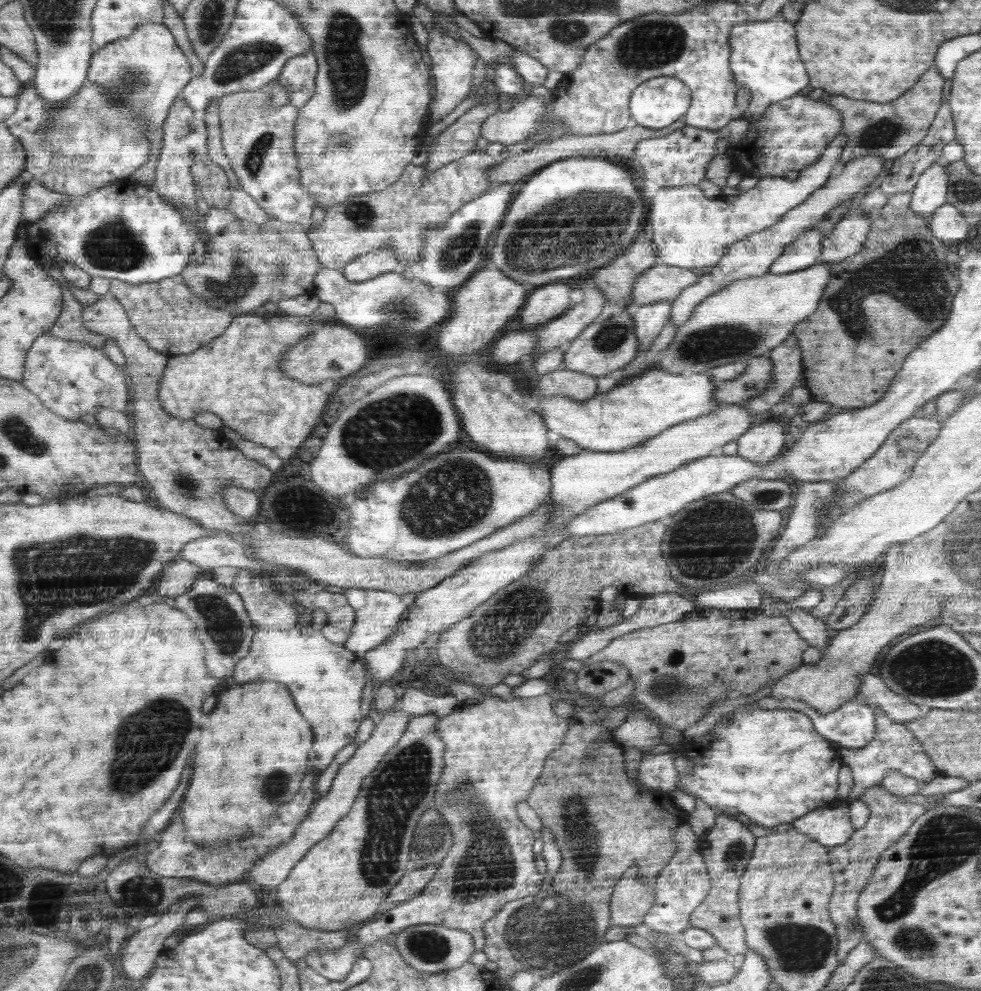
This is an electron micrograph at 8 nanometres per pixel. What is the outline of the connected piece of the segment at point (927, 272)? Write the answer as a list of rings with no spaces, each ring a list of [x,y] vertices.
[[[902,192],[890,196],[887,204],[880,208],[871,219],[871,228],[861,250],[852,256],[848,256],[845,260],[829,266],[831,274],[829,276],[829,286],[826,287],[825,294],[822,295],[822,300],[818,303],[817,310],[809,318],[798,323],[792,332],[792,335],[797,338],[799,348],[801,349],[803,376],[806,378],[806,386],[810,394],[816,401],[831,404],[835,411],[842,408],[864,408],[882,399],[882,396],[892,386],[893,380],[900,374],[900,370],[904,366],[905,360],[910,356],[910,353],[912,353],[914,348],[918,347],[918,344],[932,336],[934,331],[938,331],[944,325],[953,308],[954,299],[958,294],[958,274],[952,276],[952,272],[948,270],[948,266],[946,266],[946,248],[942,246],[943,242],[940,242],[938,237],[933,236],[930,220],[924,219],[911,210],[912,199],[913,193],[910,192]]]

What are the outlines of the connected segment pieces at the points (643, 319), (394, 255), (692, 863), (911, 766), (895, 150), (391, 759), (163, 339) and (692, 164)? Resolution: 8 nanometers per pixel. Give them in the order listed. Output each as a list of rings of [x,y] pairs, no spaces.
[[[660,300],[638,306],[638,310],[632,312],[636,323],[636,337],[640,344],[639,352],[647,350],[664,325],[670,321],[670,310],[672,310],[672,301]]]
[[[388,245],[378,251],[358,256],[340,272],[350,281],[362,282],[398,270],[399,267],[398,251]]]
[[[686,816],[686,823],[682,823],[682,826],[678,827],[678,831],[674,833],[678,852],[674,853],[661,874],[658,874],[653,880],[656,899],[654,899],[654,906],[650,908],[649,914],[645,916],[646,921],[652,927],[675,935],[685,931],[690,926],[690,914],[706,898],[710,890],[710,877],[708,877],[710,874],[706,861],[704,861],[704,855],[698,848],[699,838],[700,836],[696,835],[690,827],[688,816]]]
[[[873,708],[876,731],[871,742],[862,748],[850,749],[839,747],[842,762],[852,770],[853,787],[848,796],[849,802],[860,800],[864,790],[870,786],[880,784],[888,769],[915,778],[923,785],[936,778],[936,767],[932,759],[925,754],[922,744],[916,740],[914,733],[904,723],[892,721],[880,708]]]
[[[933,64],[910,90],[890,103],[859,102],[842,95],[832,96],[821,93],[821,97],[817,98],[826,99],[826,104],[838,110],[844,121],[839,136],[846,136],[846,146],[843,148],[840,162],[846,164],[866,154],[880,156],[882,160],[896,160],[904,156],[908,150],[912,150],[914,146],[918,146],[928,134],[940,108],[943,87],[944,77]]]
[[[427,713],[408,722],[401,740],[388,750],[376,769],[364,777],[360,792],[346,816],[339,820],[324,840],[306,852],[306,856],[300,860],[300,866],[293,866],[286,880],[277,886],[276,894],[281,908],[296,923],[318,931],[356,929],[378,914],[380,903],[397,886],[402,876],[408,875],[406,864],[412,834],[418,818],[434,808],[432,800],[436,782],[444,766],[445,742],[436,732],[438,719],[440,717],[435,713]]]
[[[181,275],[142,284],[112,280],[111,291],[131,314],[132,324],[149,346],[162,351],[170,358],[182,354],[194,354],[198,349],[209,346],[226,333],[235,319],[230,311],[214,308],[206,300],[196,296],[196,292],[184,282]]]
[[[744,117],[732,118],[731,121],[722,128],[708,130],[685,125],[684,128],[667,134],[666,136],[653,136],[648,140],[640,140],[638,146],[634,148],[634,158],[631,164],[636,169],[635,174],[642,178],[642,192],[646,196],[648,206],[652,206],[660,188],[686,186],[686,184],[698,184],[706,179],[706,168],[710,160],[718,155],[718,142],[724,140],[728,146],[739,146],[746,138],[750,130],[750,120]]]

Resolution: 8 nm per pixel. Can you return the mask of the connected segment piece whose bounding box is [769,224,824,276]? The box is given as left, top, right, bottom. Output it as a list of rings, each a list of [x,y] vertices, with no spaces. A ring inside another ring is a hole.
[[[816,224],[785,248],[769,273],[778,276],[813,267],[821,258],[823,242],[820,226]]]

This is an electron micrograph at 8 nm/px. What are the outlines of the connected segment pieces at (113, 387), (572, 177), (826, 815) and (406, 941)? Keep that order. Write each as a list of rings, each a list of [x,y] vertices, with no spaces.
[[[50,333],[42,336],[30,349],[23,383],[54,412],[72,421],[80,421],[84,414],[98,416],[100,407],[112,407],[127,413],[127,406],[132,404],[134,397],[130,374],[126,368],[120,370],[104,350],[55,338]]]
[[[566,158],[553,162],[536,171],[528,182],[524,182],[513,204],[509,205],[502,227],[495,234],[489,265],[495,266],[500,273],[524,286],[540,286],[568,280],[588,270],[606,267],[608,262],[612,262],[612,258],[616,258],[622,250],[632,245],[640,228],[642,214],[644,202],[624,166],[620,168],[616,163],[610,164],[602,158]]]
[[[848,804],[814,810],[791,824],[796,831],[806,833],[827,847],[839,847],[852,836],[854,831],[847,809]]]
[[[419,924],[404,927],[396,934],[392,934],[388,940],[398,948],[402,958],[411,968],[420,972],[436,974],[436,972],[453,970],[466,964],[470,956],[477,950],[473,937],[462,929],[452,929],[446,925]]]

